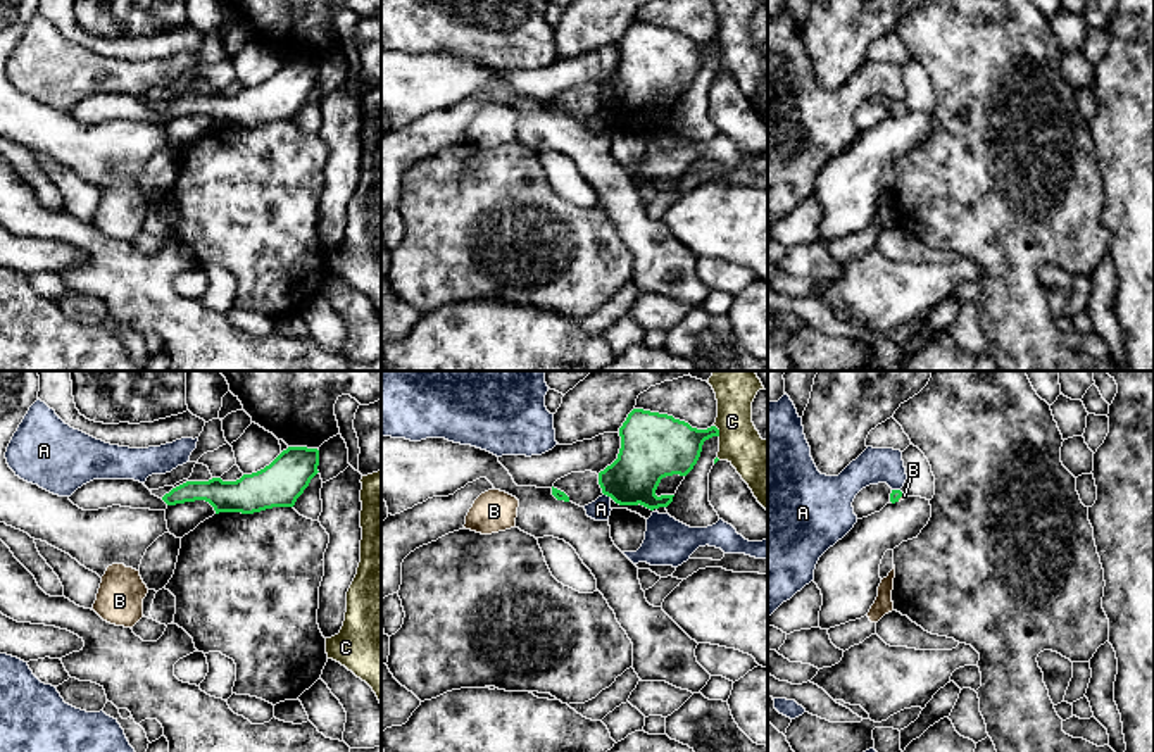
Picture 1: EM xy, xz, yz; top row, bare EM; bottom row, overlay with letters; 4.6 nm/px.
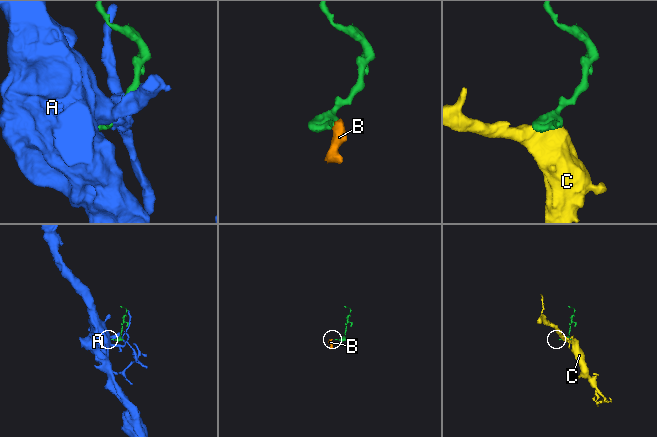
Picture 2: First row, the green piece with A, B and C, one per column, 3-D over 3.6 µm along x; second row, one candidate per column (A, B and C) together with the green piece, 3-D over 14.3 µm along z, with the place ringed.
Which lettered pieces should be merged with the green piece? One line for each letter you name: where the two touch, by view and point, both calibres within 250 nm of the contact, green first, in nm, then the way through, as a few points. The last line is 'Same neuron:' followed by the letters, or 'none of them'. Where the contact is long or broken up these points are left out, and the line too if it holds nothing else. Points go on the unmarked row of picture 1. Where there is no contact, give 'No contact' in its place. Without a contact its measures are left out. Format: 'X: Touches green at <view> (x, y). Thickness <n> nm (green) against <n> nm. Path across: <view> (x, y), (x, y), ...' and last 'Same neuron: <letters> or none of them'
B: Touches green at yz (901, 109). Thickness 50 nm (green) against 20 nm. Path across: yz (896, 107), (901, 109), (904, 109)
C: Touches green at xz (718, 43). Thickness 260 nm (green) against 220 nm. Path across: xz (668, 59), (680, 59), (718, 43), (727, 43), (759, 76)
Same neuron: B, C

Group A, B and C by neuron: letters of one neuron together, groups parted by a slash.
A / B C

